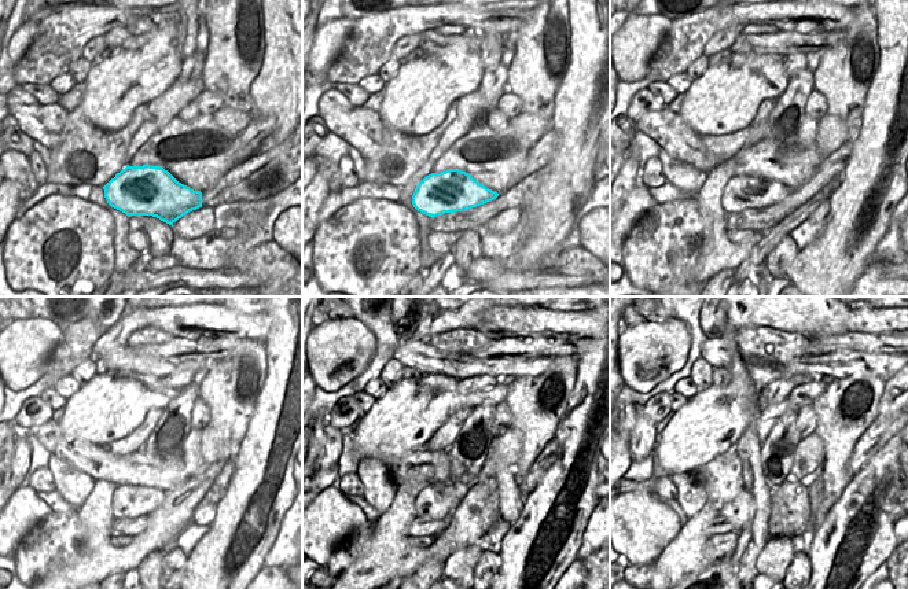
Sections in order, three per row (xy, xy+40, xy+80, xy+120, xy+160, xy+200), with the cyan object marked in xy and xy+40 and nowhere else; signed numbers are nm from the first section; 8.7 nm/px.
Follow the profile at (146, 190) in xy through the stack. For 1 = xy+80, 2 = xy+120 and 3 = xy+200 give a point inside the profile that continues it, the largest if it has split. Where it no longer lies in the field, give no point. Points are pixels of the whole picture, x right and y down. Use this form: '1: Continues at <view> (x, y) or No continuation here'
1: Continues at xy+80 (741, 194)
2: Continues at xy+120 (128, 501)
3: Continues at xy+200 (739, 511)

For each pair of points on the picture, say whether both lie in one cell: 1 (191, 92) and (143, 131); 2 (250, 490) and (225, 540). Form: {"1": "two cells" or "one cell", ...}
{"1": "one cell", "2": "one cell"}

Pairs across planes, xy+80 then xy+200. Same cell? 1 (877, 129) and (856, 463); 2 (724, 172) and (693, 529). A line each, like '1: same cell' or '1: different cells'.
1: different cells
2: same cell

